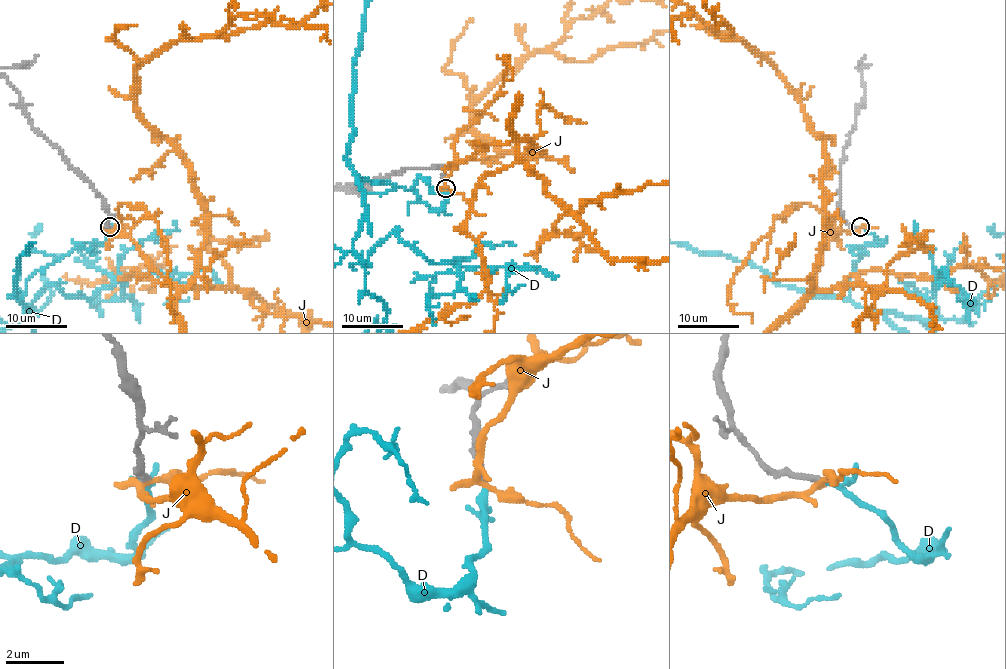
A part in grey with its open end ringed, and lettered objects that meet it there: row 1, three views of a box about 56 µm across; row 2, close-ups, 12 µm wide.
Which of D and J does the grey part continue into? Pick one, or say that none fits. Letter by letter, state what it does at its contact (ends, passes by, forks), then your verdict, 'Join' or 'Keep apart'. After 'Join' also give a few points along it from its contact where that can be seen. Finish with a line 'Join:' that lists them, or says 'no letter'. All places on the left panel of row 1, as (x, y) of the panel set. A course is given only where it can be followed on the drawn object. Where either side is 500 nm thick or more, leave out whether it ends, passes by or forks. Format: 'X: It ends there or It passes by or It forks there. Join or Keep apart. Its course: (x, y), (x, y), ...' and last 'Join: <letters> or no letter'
D: It passes by. Join
J: It passes by. Keep apart
Join: D

